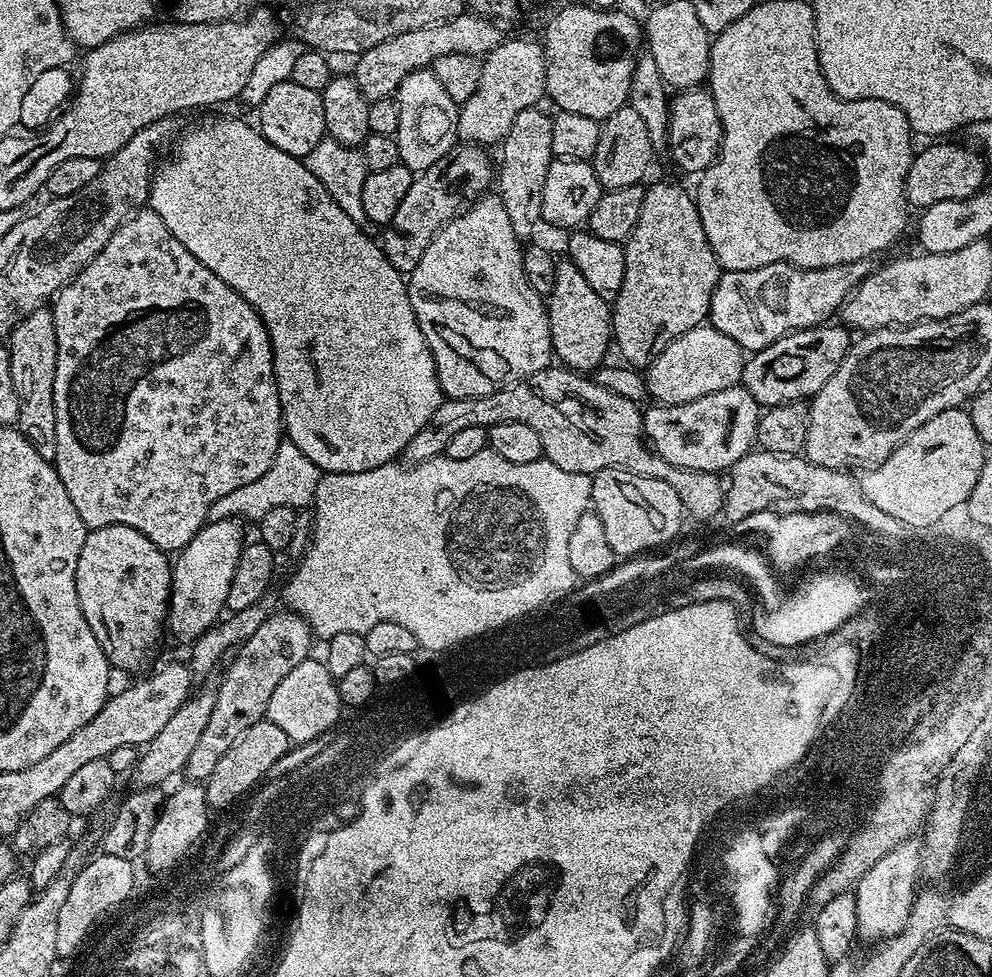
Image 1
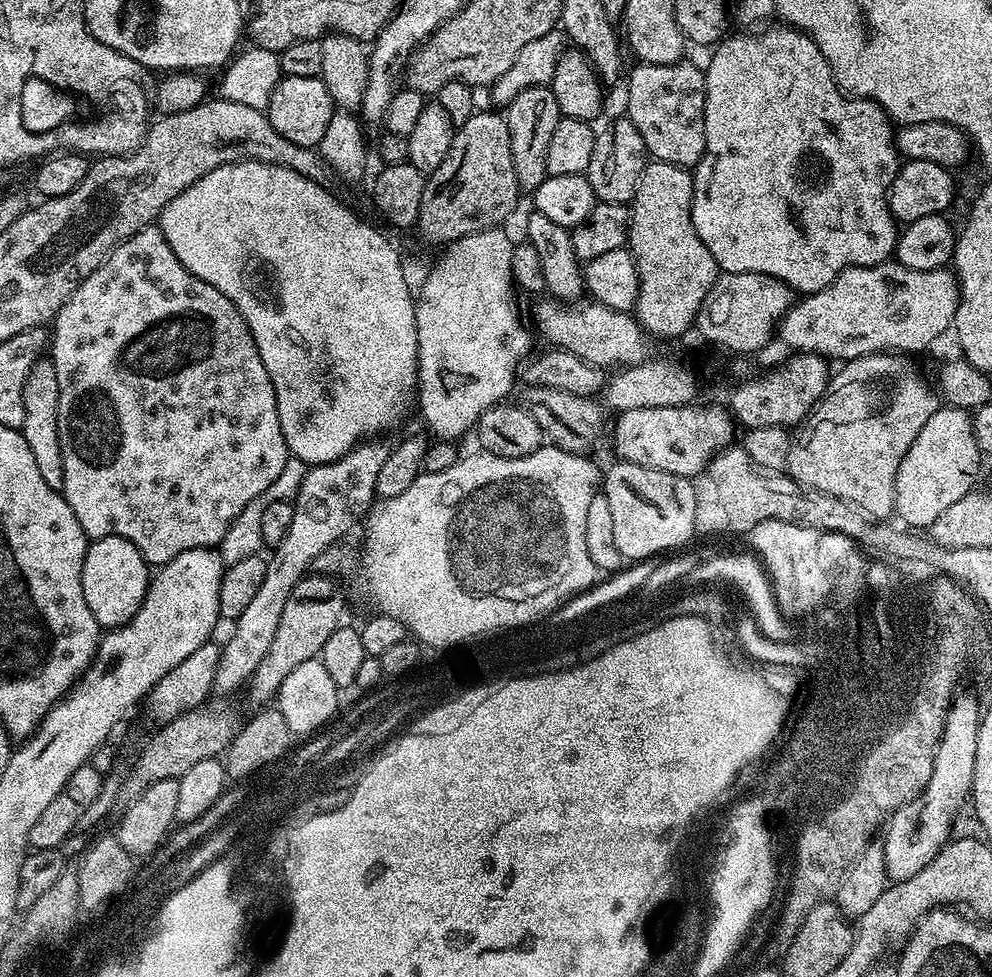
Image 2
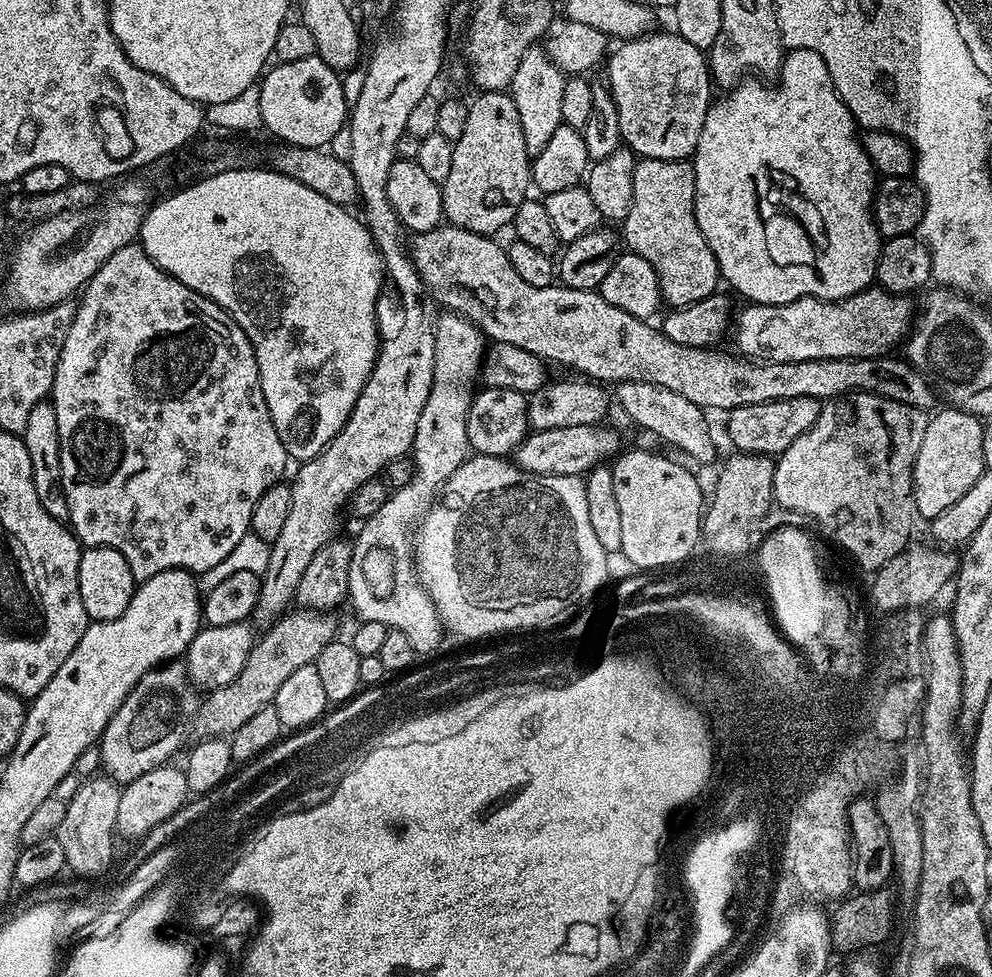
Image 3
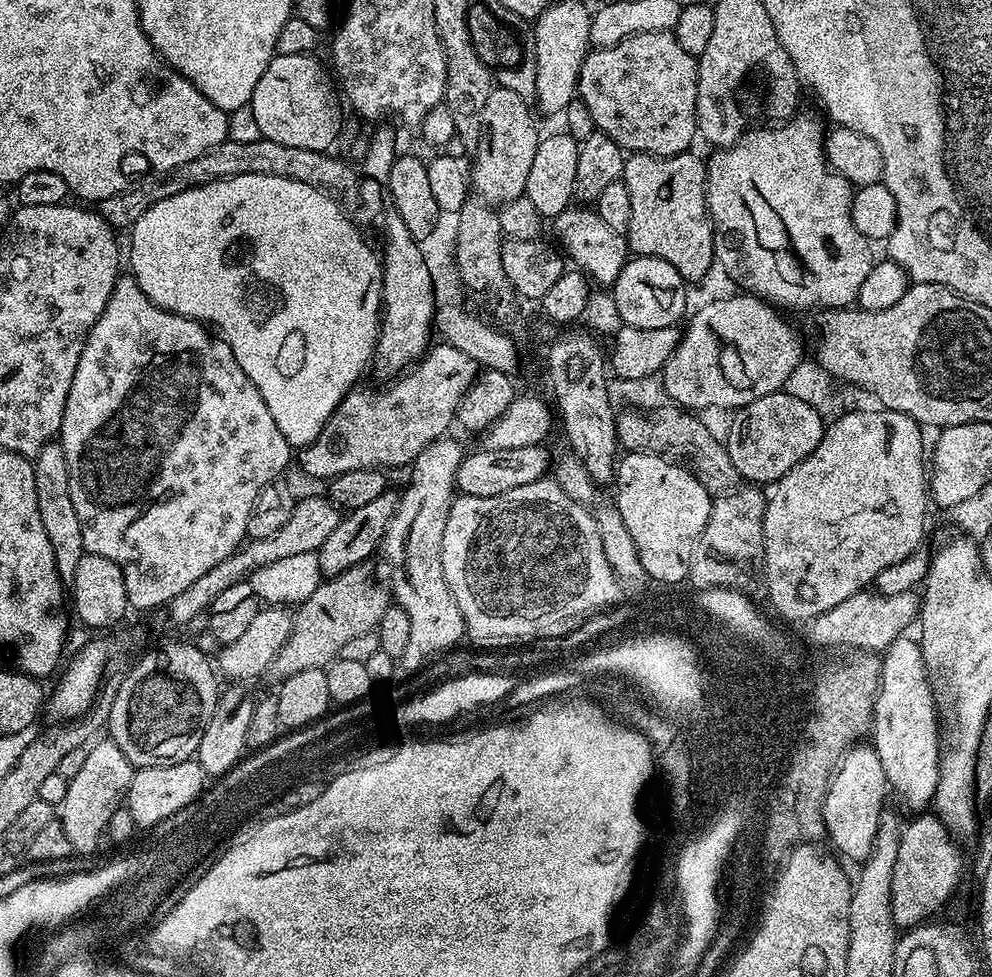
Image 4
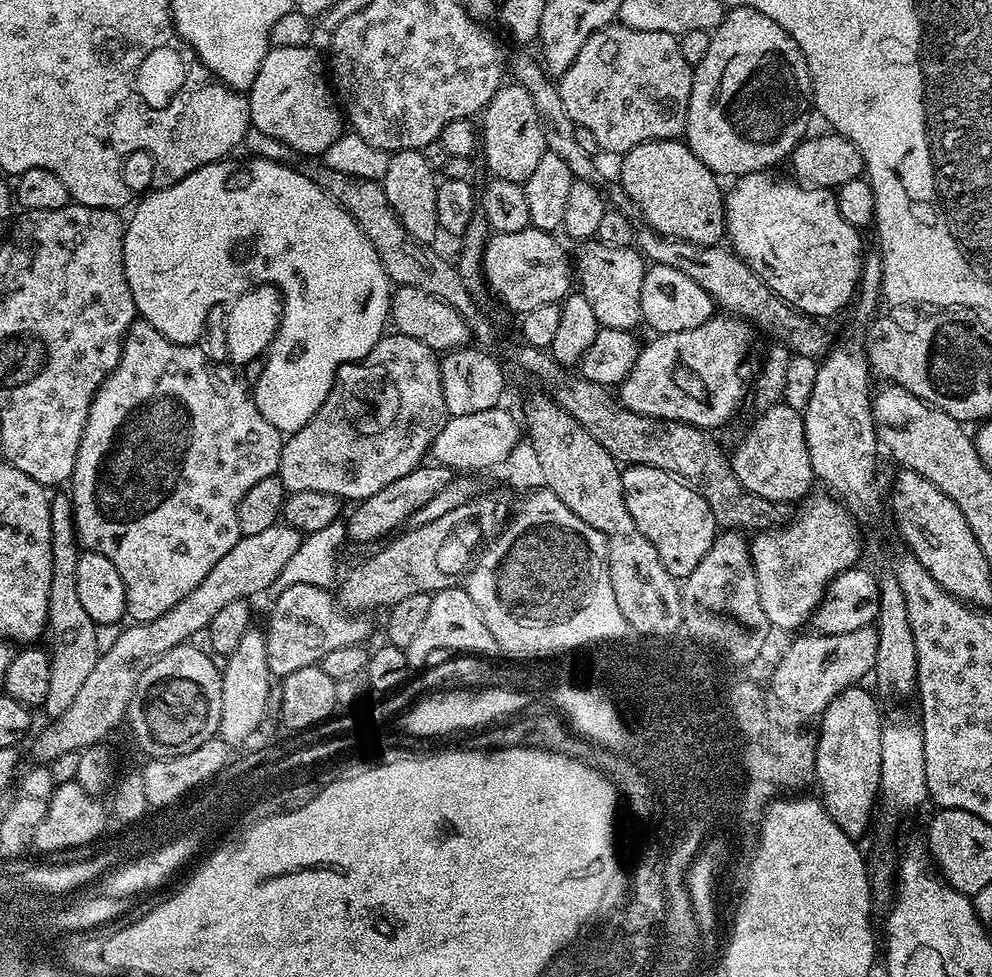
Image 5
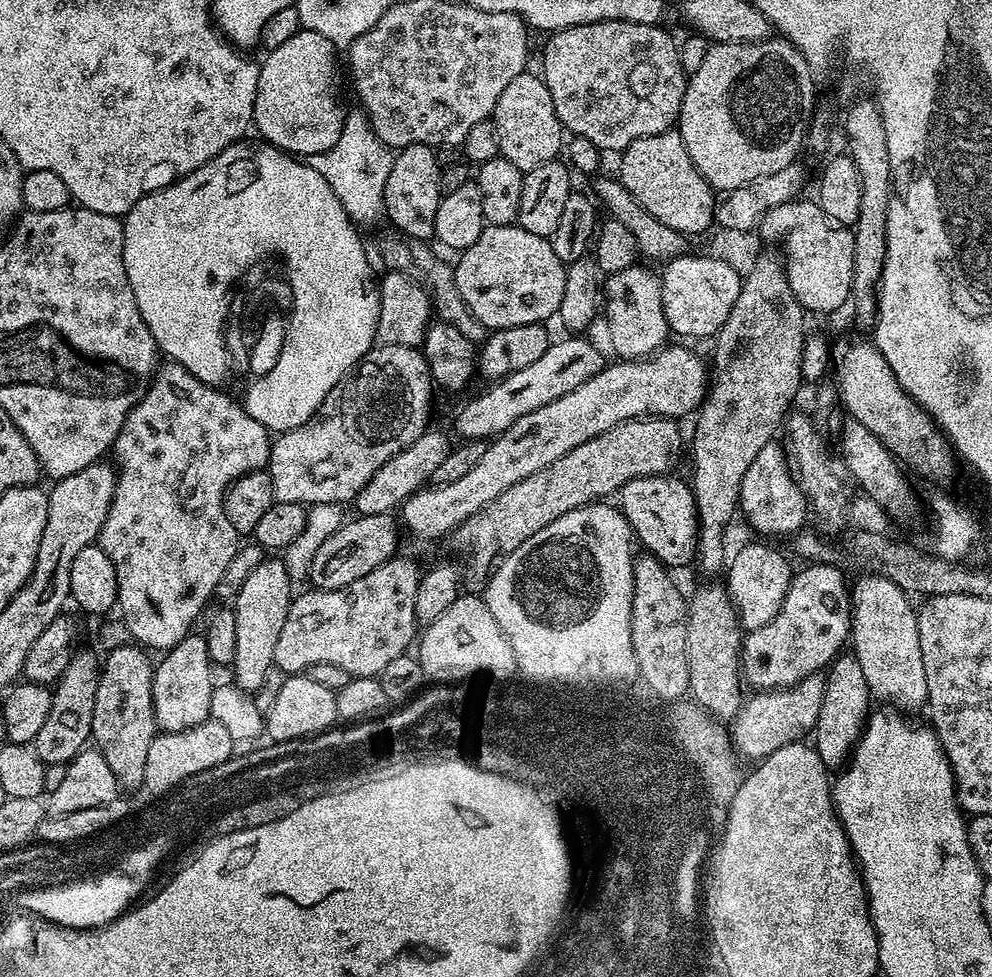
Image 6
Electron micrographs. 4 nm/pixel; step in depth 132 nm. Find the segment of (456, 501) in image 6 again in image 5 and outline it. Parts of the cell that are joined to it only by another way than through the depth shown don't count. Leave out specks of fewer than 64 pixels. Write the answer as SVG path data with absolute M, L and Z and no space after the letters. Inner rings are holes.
M714 314L700 326L681 332L661 332L653 335L649 344L645 343L638 354L638 362L630 374L618 385L620 403L638 414L646 414L663 420L681 420L693 424L695 428L716 430L740 408L744 395L749 395L750 381L754 368L748 365L748 355L752 352L752 332L745 321L731 314Z

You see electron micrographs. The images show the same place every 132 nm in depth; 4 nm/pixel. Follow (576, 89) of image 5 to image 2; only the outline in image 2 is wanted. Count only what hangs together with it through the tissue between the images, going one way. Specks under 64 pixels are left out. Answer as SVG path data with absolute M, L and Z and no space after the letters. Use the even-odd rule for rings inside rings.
M681 62L678 64L667 64L666 66L637 63L635 65L636 69L632 73L629 71L626 76L626 84L628 80L628 112L626 112L626 116L627 119L634 122L634 126L638 126L638 134L642 134L642 142L646 142L649 157L661 160L662 162L677 164L679 168L692 170L695 169L696 165L700 163L700 159L703 158L704 147L706 146L706 134L704 133L704 72L688 63Z

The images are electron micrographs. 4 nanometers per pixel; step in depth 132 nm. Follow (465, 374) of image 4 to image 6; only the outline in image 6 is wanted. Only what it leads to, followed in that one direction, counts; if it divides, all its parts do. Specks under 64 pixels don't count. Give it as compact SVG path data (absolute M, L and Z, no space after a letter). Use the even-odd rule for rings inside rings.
M380 344L374 346L368 351L356 364L348 375L334 386L334 390L330 390L330 394L326 394L326 398L322 402L322 406L318 406L318 410L306 422L302 422L302 426L298 426L289 432L279 433L272 440L272 449L268 455L266 471L272 479L272 494L275 502L298 502L305 506L314 504L343 504L355 501L357 494L362 490L362 486L366 486L366 482L370 482L370 478L374 478L374 474L378 474L378 470L382 466L386 466L386 462L390 462L390 458L394 458L394 454L398 454L406 446L410 446L410 442L414 442L429 427L428 415L432 412L432 388L434 389L434 381L432 375L428 373L428 363L420 348L411 348L410 346L390 346L389 344Z

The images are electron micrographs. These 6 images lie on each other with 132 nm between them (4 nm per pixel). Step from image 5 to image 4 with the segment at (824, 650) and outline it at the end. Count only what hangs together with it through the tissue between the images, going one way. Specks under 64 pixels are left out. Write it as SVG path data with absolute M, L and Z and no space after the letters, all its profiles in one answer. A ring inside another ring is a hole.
M865 590L838 602L834 610L818 614L807 621L808 640L820 648L859 650L861 653L882 654L899 636L909 631L908 627L918 620L918 596L915 591L881 596L872 590Z

